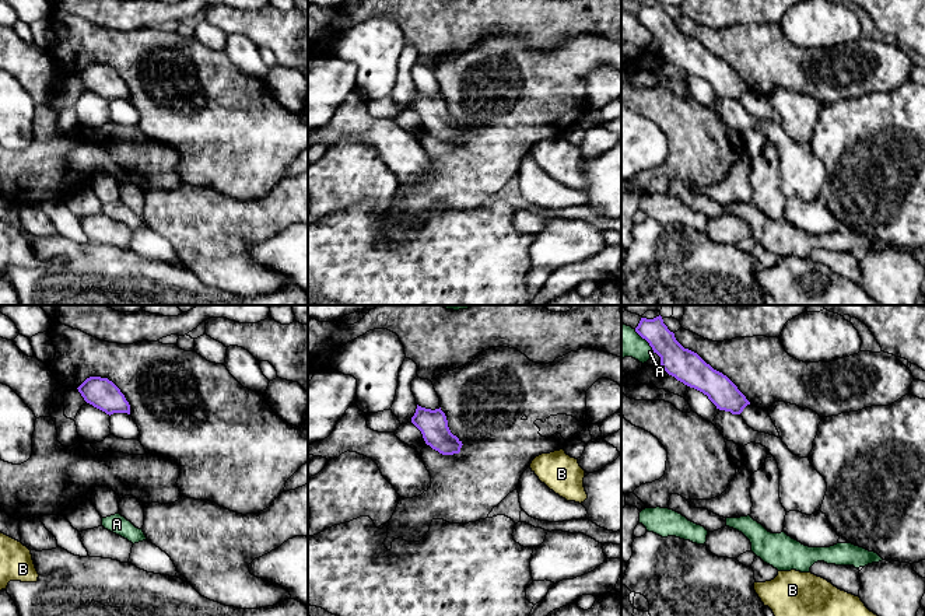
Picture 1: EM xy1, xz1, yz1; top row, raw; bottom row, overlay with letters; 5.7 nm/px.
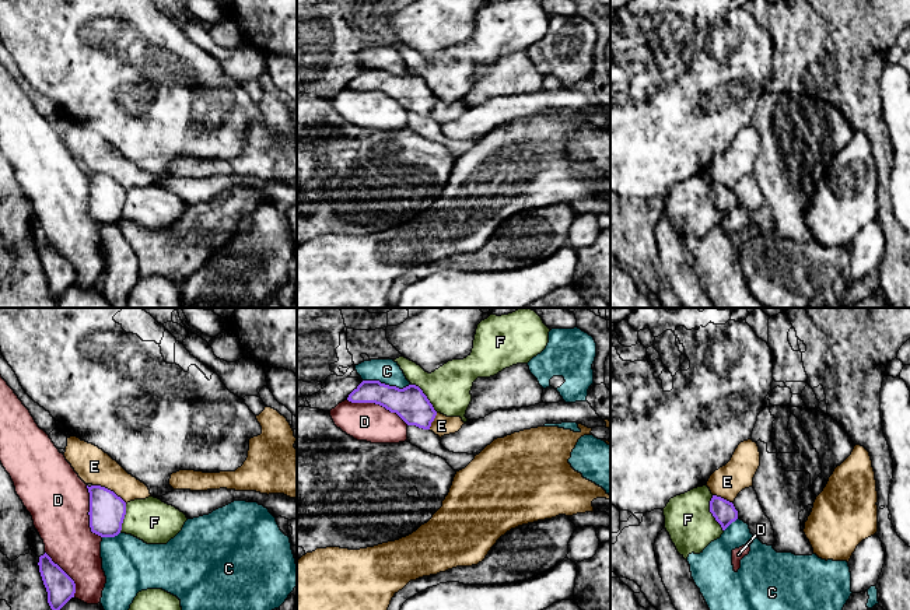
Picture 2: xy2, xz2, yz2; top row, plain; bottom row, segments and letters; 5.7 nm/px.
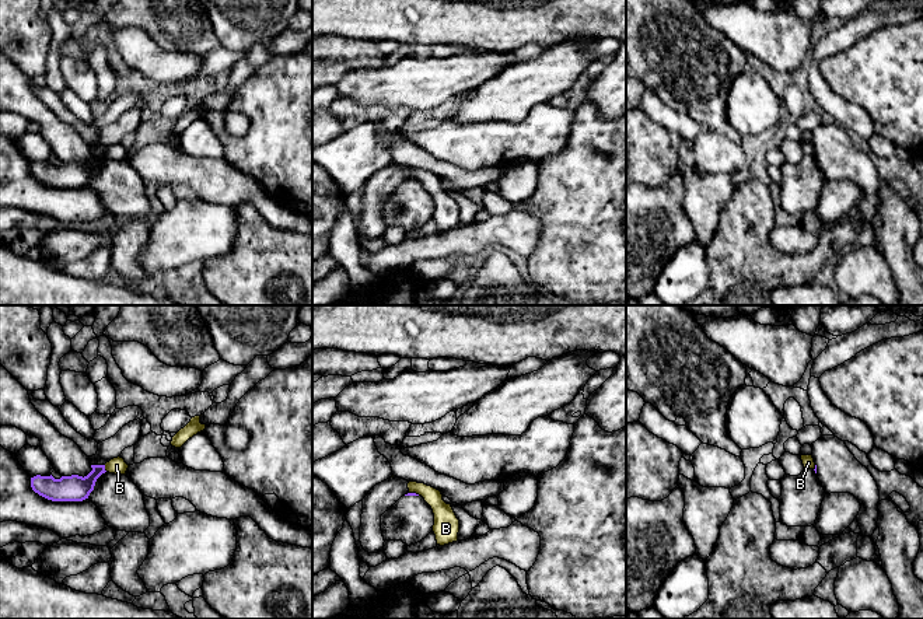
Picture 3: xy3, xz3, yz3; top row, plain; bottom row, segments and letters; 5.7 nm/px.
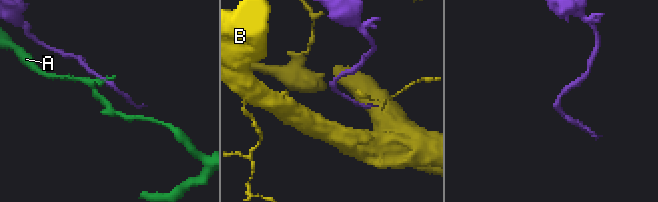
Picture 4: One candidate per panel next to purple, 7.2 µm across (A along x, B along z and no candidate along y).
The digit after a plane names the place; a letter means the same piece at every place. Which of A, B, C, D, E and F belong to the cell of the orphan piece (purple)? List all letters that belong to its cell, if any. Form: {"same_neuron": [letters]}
{"same_neuron": []}

